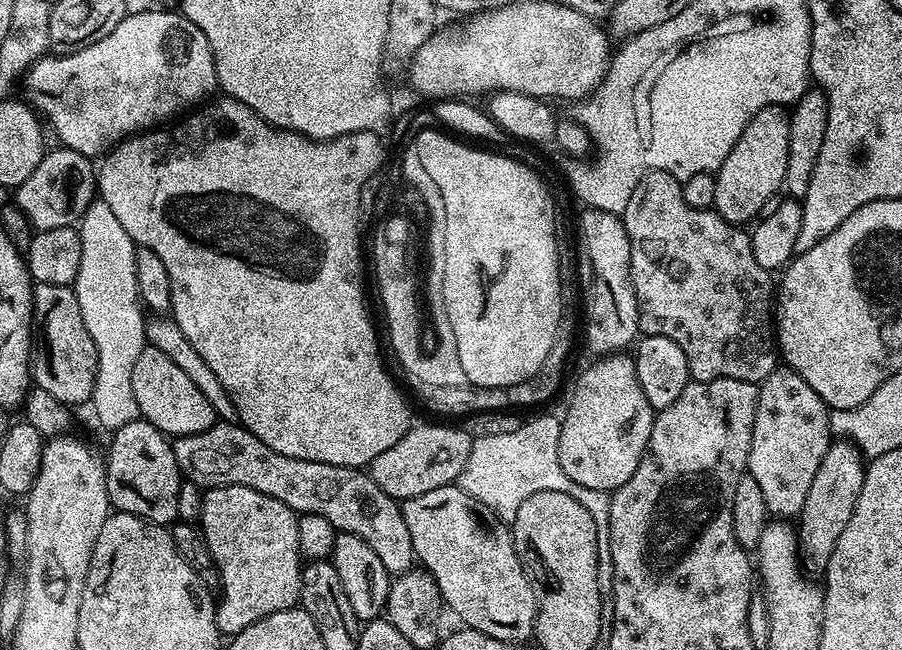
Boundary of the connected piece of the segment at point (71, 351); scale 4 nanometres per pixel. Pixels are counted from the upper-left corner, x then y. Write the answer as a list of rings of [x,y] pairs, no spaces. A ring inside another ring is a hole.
[[[36,284],[34,296],[37,301],[48,300],[48,309],[44,312],[44,340],[48,343],[48,361],[44,364],[44,373],[41,376],[39,373],[39,387],[45,388],[50,395],[58,398],[60,404],[87,405],[96,385],[98,350],[94,346],[94,338],[90,338],[90,330],[86,330],[76,289],[72,286]]]

